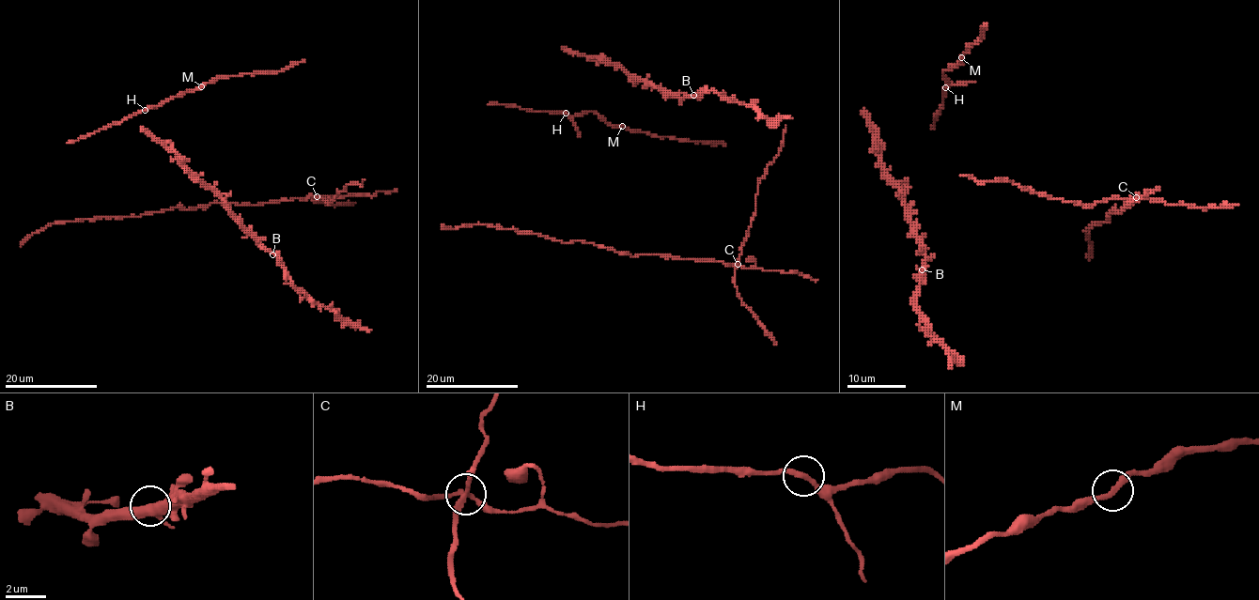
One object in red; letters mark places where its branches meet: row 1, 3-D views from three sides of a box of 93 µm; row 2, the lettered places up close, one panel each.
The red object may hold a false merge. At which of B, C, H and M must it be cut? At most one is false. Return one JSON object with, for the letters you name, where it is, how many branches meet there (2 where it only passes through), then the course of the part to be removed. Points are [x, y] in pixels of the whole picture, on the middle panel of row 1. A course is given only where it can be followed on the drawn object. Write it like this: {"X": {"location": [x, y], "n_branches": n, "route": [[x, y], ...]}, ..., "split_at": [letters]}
{"C": {"location": [738, 264], "n_branches": 4, "route": [[738, 264], [741, 244], [756, 208], [758, 181], [778, 153], [784, 126]]}, "split_at": ["C"]}

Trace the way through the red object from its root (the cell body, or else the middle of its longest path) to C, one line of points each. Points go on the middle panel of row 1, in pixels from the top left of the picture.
C: (783, 141), (778, 156), (768, 166), (758, 183), (754, 214), (741, 247), (738, 264)

